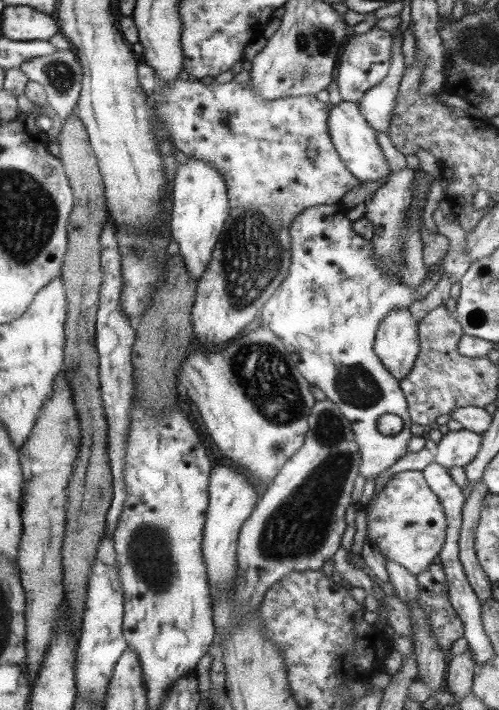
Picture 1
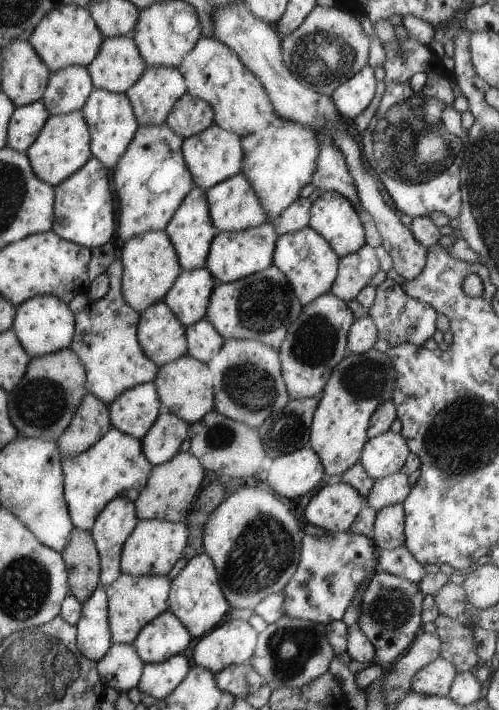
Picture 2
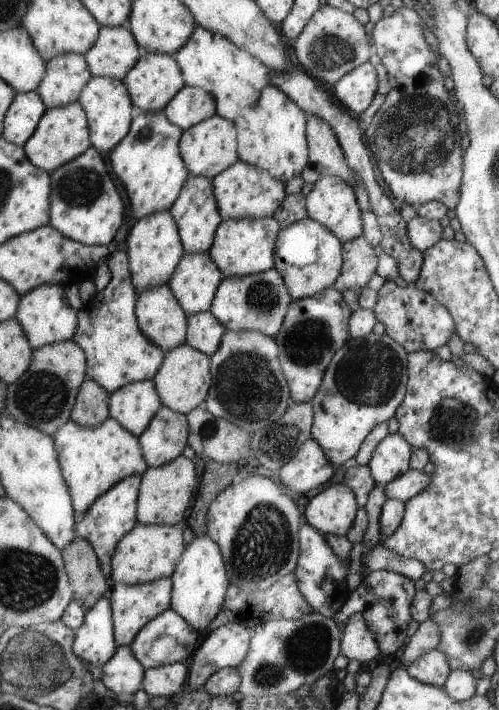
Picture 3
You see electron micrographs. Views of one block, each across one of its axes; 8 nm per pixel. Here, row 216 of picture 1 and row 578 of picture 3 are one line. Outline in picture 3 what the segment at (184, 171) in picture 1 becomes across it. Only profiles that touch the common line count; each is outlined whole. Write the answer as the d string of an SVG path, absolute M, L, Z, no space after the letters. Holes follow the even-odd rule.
M207 534L193 536L191 542L184 545L170 578L172 583L170 610L177 612L177 615L181 616L191 628L203 635L209 622L220 612L219 608L229 584L221 550Z

